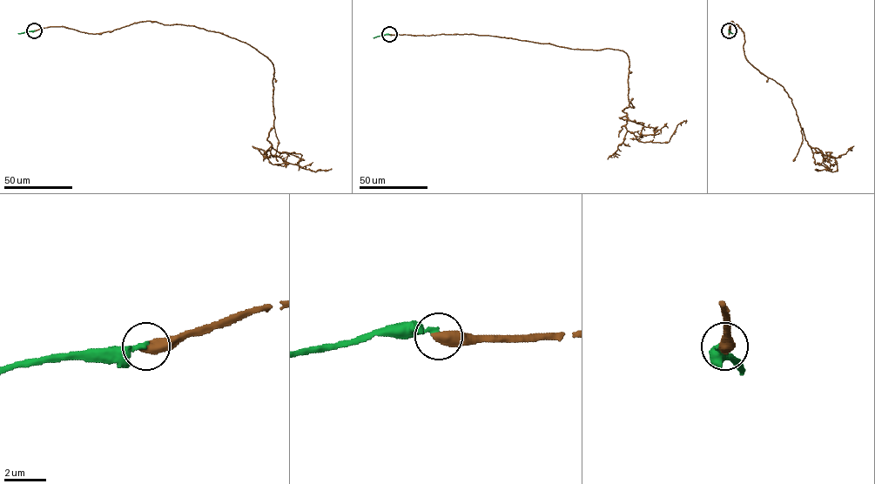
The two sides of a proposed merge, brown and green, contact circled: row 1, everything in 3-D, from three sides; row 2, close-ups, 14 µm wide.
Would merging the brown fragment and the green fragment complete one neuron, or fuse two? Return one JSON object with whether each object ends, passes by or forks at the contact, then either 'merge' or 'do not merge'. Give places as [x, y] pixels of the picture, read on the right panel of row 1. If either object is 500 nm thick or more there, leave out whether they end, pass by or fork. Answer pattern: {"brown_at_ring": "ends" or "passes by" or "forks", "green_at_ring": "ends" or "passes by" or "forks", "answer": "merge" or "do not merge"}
{"answer": "do not merge"}

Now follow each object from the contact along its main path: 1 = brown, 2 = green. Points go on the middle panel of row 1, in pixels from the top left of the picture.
1: (390, 35), (622, 50), (626, 129), (640, 142), (662, 143), (685, 123)
2: (390, 35), (373, 38)

